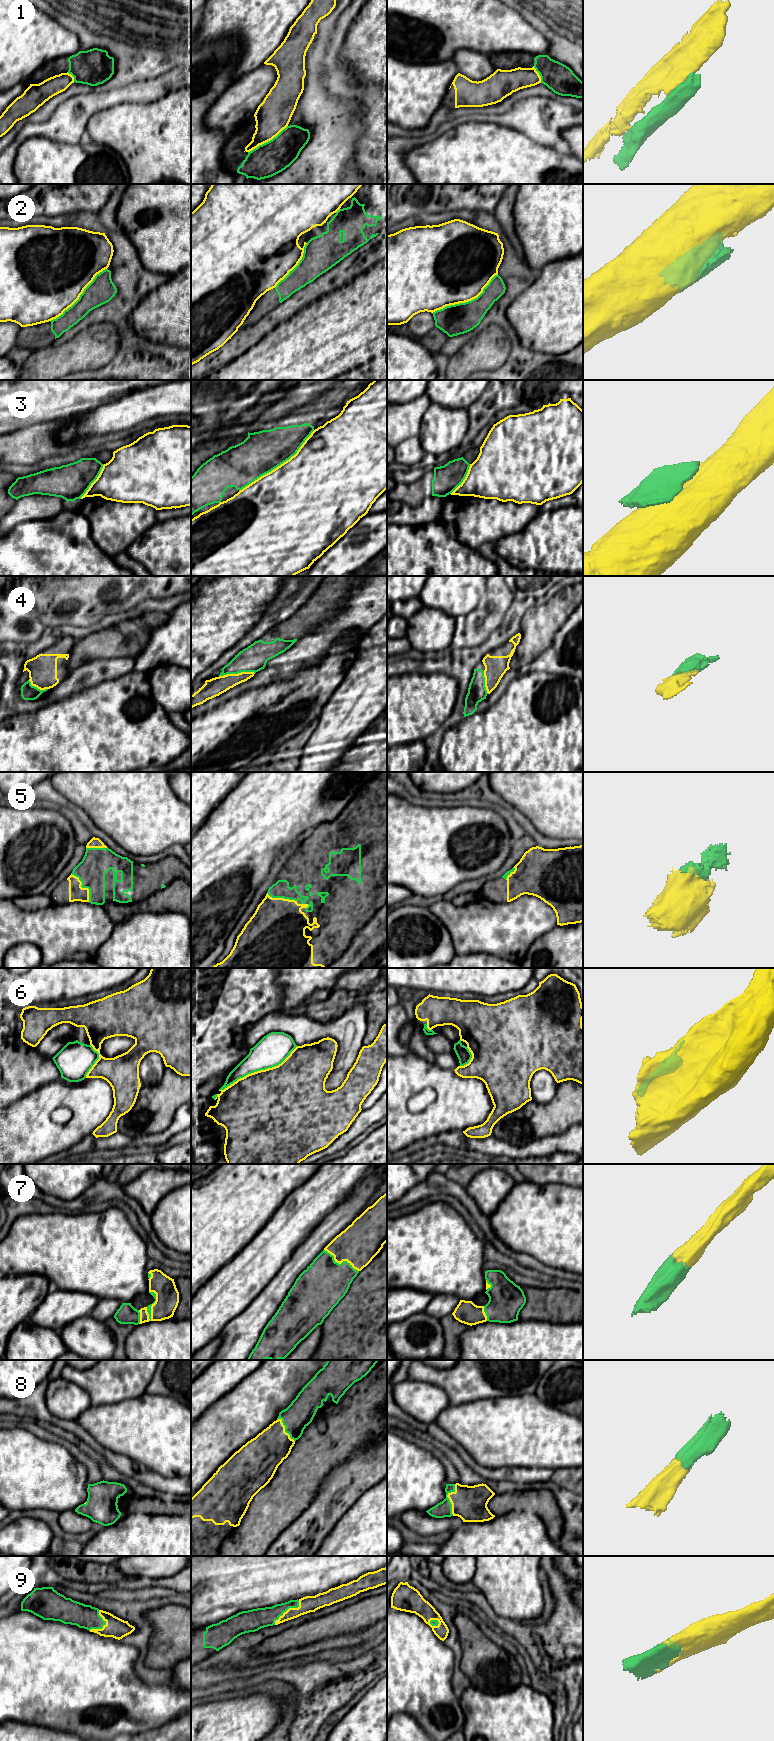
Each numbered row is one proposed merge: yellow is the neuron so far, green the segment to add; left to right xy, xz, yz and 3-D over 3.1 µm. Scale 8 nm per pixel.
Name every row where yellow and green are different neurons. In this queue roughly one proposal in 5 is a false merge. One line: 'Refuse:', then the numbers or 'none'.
Refuse: 1, 2, 3, 6

